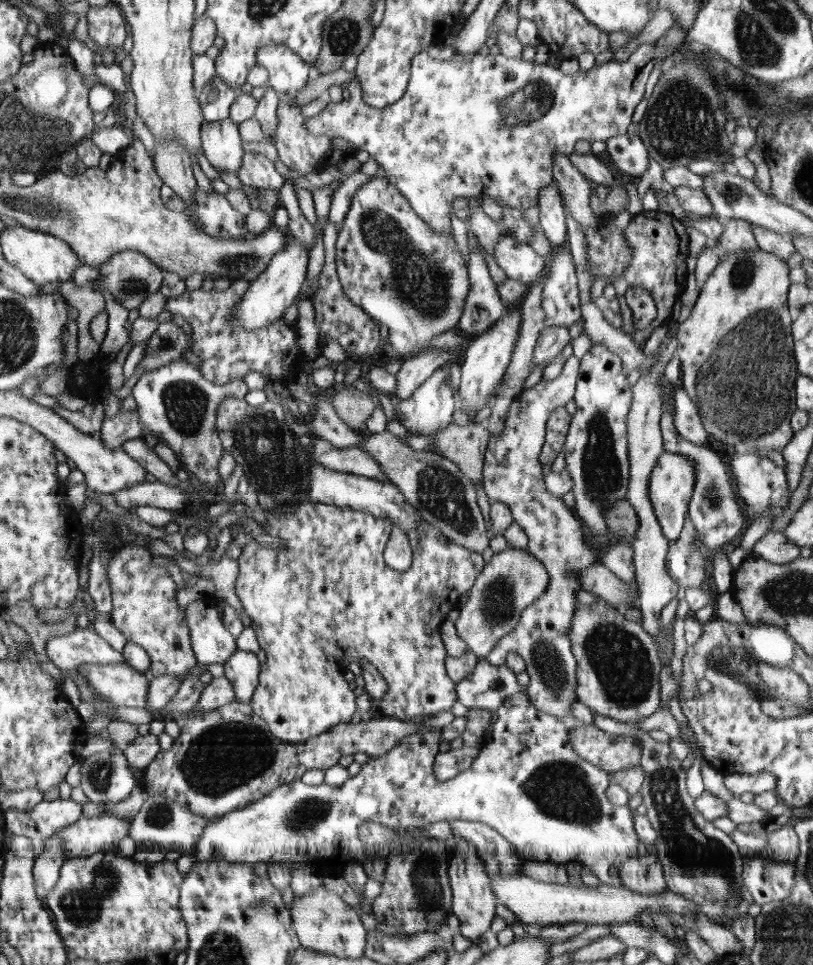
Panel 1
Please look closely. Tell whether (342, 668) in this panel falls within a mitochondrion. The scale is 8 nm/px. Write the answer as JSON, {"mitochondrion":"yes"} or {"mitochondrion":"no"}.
{"mitochondrion":"no"}

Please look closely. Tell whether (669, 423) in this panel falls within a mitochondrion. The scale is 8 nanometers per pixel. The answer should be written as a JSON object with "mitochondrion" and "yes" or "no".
{"mitochondrion":"no"}

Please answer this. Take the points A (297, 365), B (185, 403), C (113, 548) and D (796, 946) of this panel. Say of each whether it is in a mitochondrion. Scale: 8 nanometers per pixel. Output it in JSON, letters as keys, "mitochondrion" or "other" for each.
{"A":"other","B":"mitochondrion","C":"other","D":"mitochondrion"}

